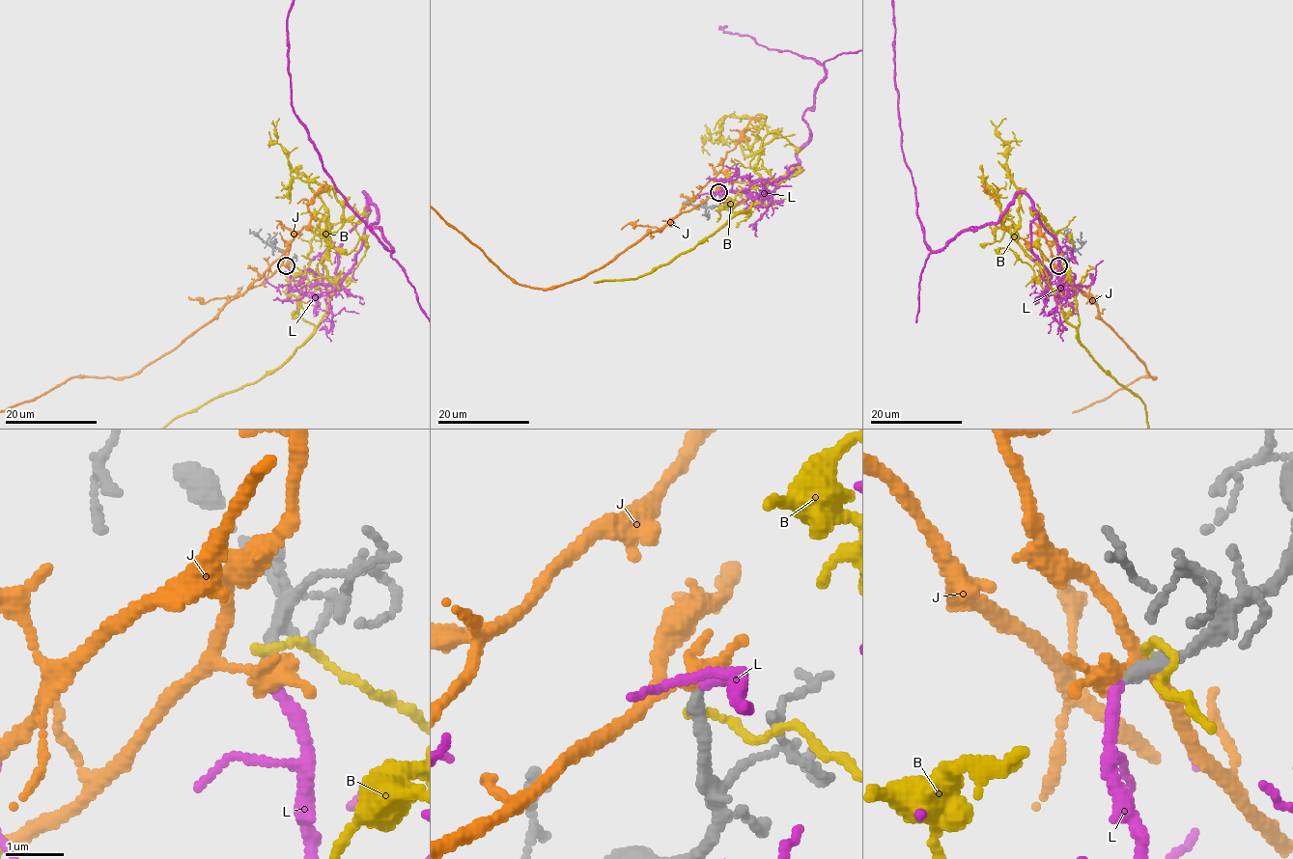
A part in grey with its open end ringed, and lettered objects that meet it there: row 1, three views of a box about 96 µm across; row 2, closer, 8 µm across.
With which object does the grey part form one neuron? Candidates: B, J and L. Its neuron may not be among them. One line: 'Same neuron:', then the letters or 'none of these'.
Same neuron: L

